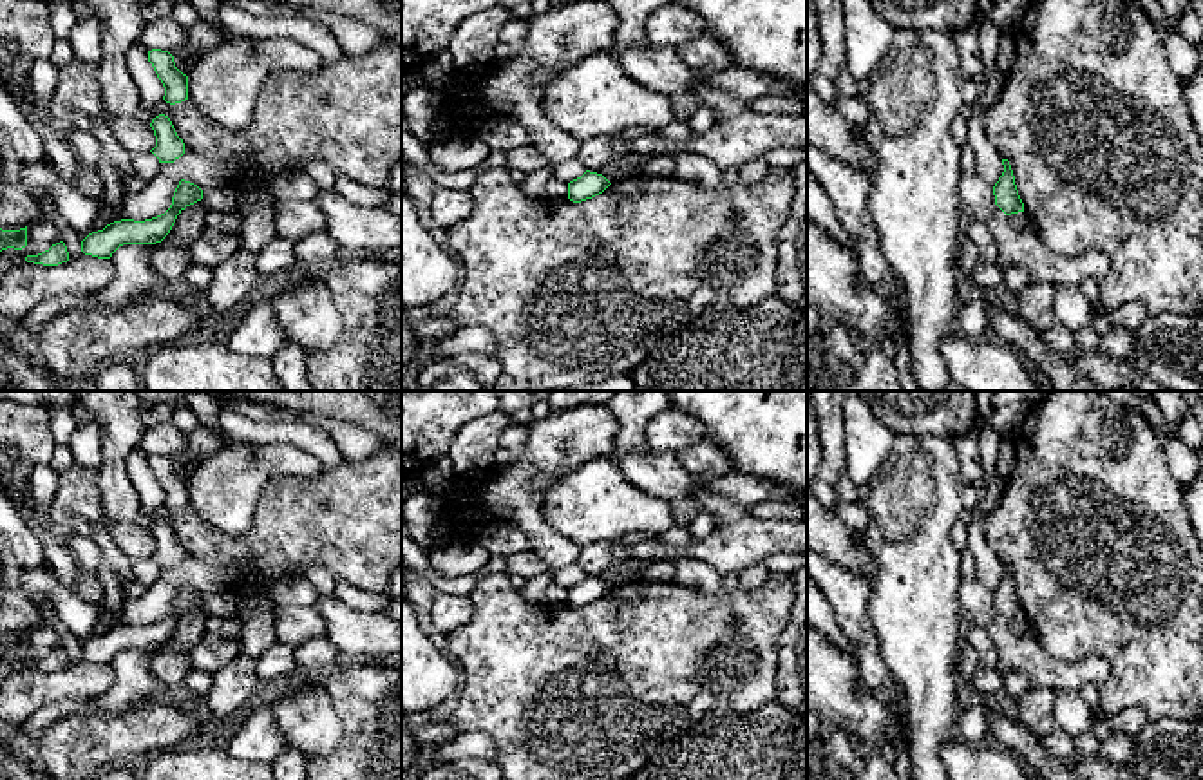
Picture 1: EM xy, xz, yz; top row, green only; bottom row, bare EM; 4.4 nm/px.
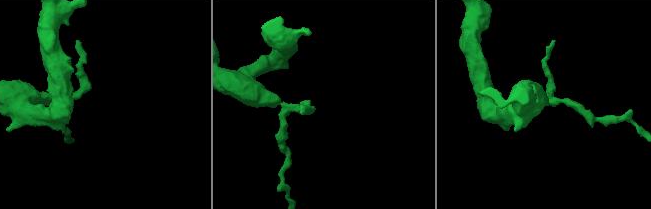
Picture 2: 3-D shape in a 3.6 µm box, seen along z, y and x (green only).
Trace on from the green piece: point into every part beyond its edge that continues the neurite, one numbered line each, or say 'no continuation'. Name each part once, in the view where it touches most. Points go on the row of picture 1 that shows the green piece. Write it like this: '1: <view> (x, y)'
no continuation

